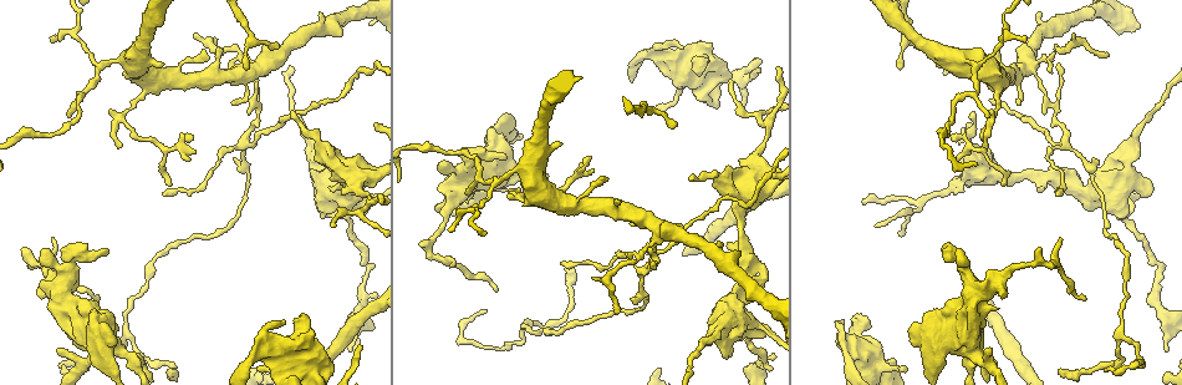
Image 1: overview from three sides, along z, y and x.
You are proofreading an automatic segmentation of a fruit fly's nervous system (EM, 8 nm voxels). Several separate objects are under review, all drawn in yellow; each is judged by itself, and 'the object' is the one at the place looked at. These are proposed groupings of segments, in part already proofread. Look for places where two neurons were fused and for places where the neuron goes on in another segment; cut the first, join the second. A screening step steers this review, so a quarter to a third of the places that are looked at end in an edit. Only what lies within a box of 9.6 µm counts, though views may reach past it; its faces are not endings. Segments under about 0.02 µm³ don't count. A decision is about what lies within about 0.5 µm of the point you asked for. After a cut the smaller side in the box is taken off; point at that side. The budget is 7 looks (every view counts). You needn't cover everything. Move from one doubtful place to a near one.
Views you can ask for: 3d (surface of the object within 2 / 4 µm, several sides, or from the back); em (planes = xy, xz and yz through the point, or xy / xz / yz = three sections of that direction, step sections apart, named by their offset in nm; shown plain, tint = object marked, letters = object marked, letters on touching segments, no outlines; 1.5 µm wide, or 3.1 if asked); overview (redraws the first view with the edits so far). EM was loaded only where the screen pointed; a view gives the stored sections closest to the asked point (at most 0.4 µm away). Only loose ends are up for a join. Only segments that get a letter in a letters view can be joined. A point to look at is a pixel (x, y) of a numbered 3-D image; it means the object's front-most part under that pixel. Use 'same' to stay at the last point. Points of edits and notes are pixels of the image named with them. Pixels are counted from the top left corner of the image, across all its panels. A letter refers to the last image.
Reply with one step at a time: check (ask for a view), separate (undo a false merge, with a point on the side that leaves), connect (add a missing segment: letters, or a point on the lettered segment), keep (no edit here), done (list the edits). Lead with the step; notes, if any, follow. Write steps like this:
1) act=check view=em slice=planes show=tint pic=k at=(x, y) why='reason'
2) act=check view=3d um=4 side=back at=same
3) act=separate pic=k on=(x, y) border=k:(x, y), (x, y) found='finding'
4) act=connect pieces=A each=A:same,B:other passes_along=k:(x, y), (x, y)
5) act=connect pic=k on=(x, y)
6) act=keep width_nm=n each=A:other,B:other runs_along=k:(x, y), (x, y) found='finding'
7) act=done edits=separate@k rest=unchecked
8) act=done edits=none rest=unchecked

act=check view=em slice=yz step=4 show=tint pic=1 at=(363, 295) why='thick turns thin'

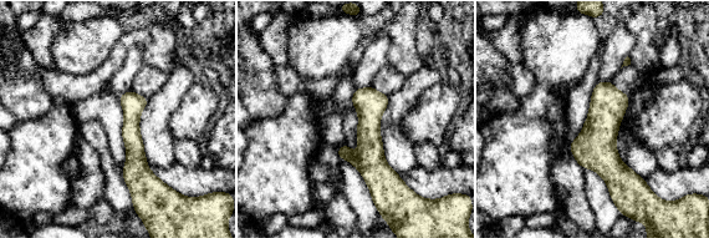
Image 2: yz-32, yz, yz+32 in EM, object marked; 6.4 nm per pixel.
act=check view=em slice=planes show=letters at=same

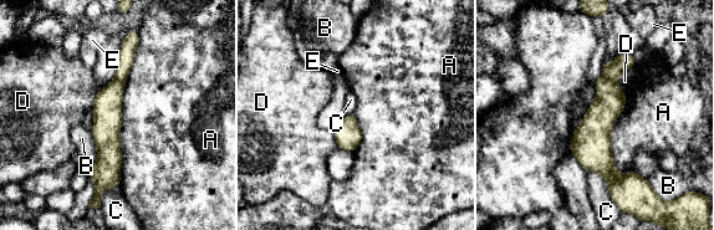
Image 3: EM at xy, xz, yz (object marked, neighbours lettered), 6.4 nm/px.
act=separate pic=3 on=(601, 116) longest_contact=A:900nm each=A:other,B:other,C:other,D:other,E:other part_leaving=3:(601, 81), (601, 160), (621, 199) found='two neurons meet here'

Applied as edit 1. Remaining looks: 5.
act=check view=em slice=xz step=8 show=tint pic=1 at=(308, 322)

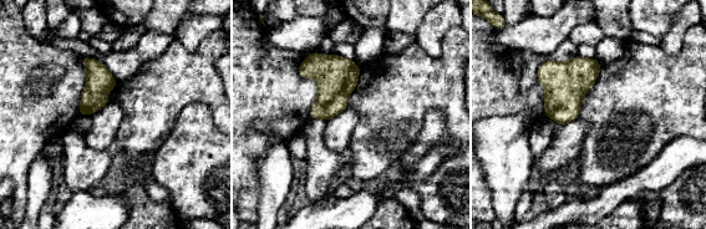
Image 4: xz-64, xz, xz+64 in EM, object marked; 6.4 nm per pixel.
act=check view=em slice=planes show=letters at=same why='another direction'

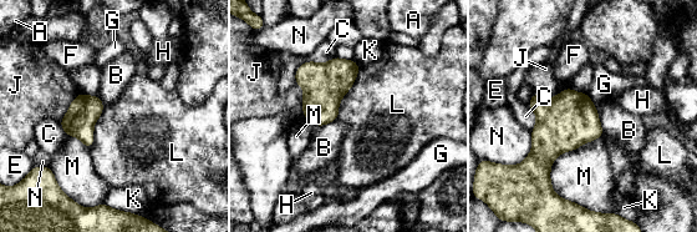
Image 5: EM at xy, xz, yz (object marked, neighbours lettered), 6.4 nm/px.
act=keep each=A:other,B:other,C:other,E:other,F:other,G:other,H:other,J:other,K:other,L:other,M:other,N:other border=5:(360, 66), (336, 117) found='none of them fits'

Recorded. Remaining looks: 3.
act=check view=3d um=2 pic=1 at=(729, 80) why='an open end'

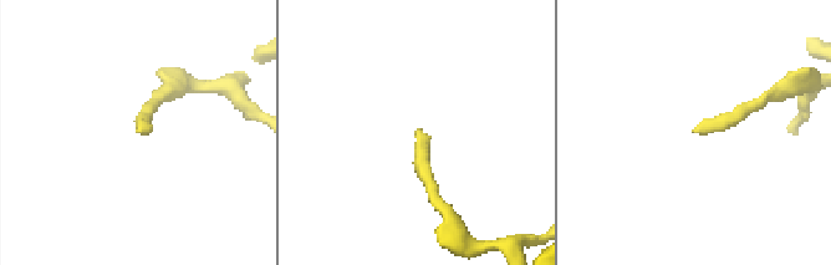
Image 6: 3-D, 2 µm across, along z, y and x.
act=check view=em slice=planes show=tint pic=6 at=(142, 125)

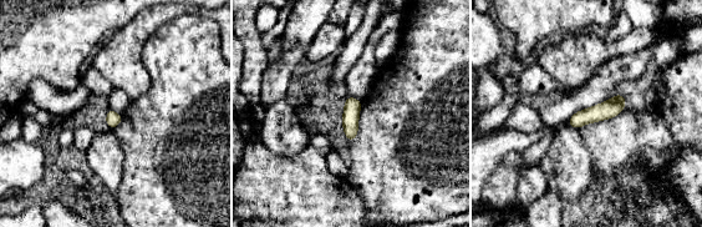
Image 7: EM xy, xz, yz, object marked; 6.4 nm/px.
act=check view=em slice=planes show=letters at=same

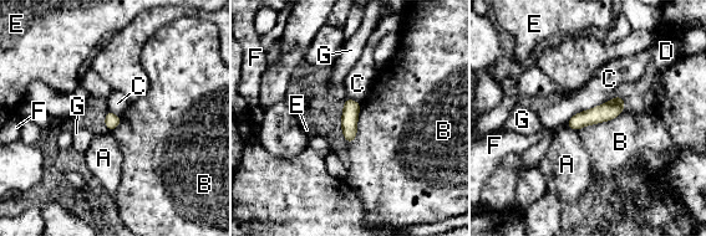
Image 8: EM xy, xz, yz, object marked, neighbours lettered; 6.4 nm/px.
act=keep width_nm=90 each=A:other,B:other,C:other,D:other,E:other,F:other,G:other runs_along=8:(621, 102), (607, 112), (570, 124) found='no lettered segment goes on from it'

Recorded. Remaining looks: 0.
act=done edits=separate@3 rest=unchecked

